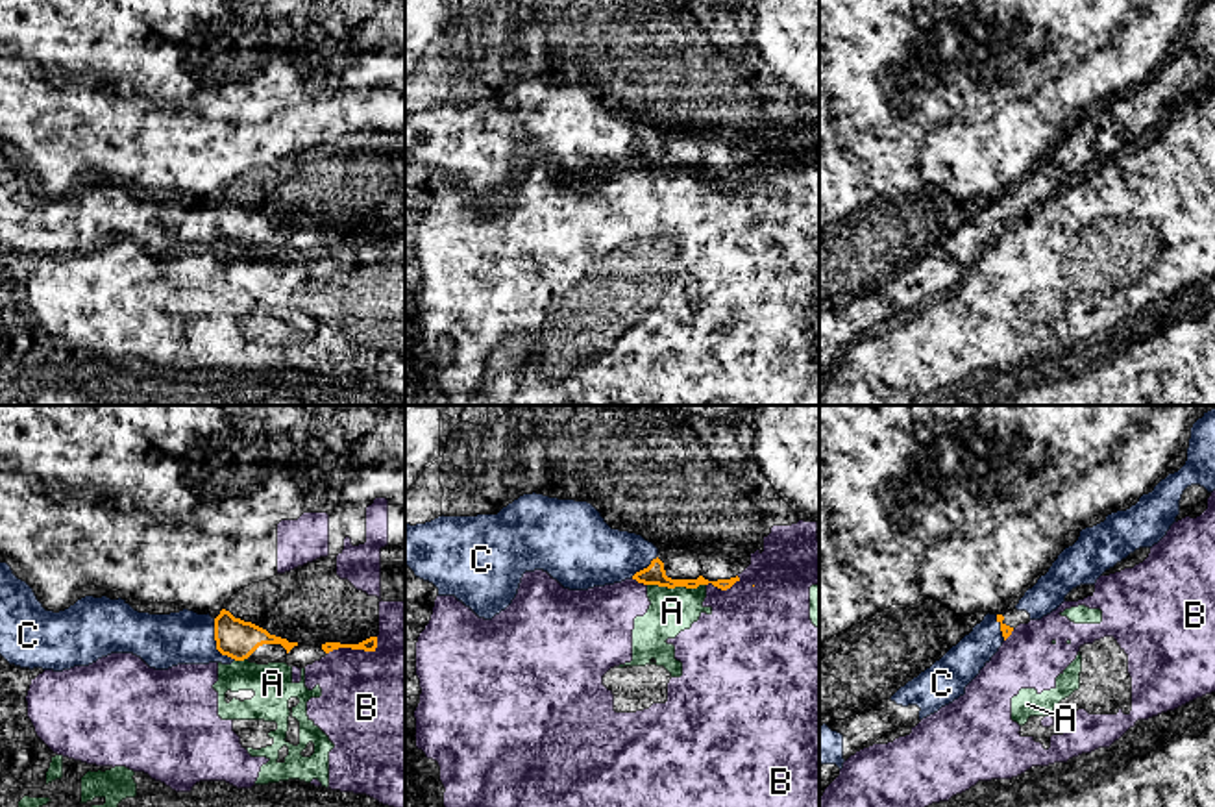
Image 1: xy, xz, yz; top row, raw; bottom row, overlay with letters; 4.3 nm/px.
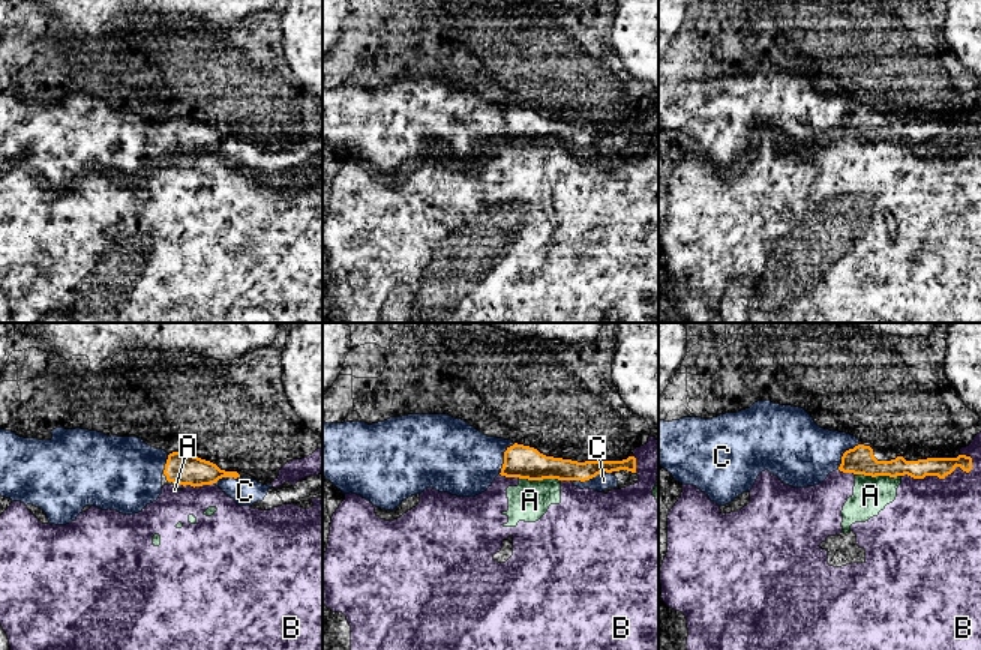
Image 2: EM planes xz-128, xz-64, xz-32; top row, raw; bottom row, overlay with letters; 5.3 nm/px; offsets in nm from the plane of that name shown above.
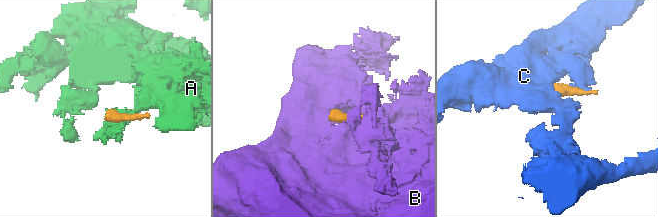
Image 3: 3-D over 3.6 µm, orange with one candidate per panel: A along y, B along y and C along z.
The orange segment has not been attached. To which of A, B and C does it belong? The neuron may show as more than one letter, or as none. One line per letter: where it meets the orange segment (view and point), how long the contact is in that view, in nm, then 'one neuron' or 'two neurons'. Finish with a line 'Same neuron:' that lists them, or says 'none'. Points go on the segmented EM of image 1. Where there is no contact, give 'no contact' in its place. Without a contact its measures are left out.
A: meets orange in xz at (677, 585); contact 260 nm long; two neurons
B: meets orange in xy at (355, 648); contact 240 nm long; two neurons
C: meets orange in xy at (217, 643); contact 200 nm long; one neuron
Same neuron: C

